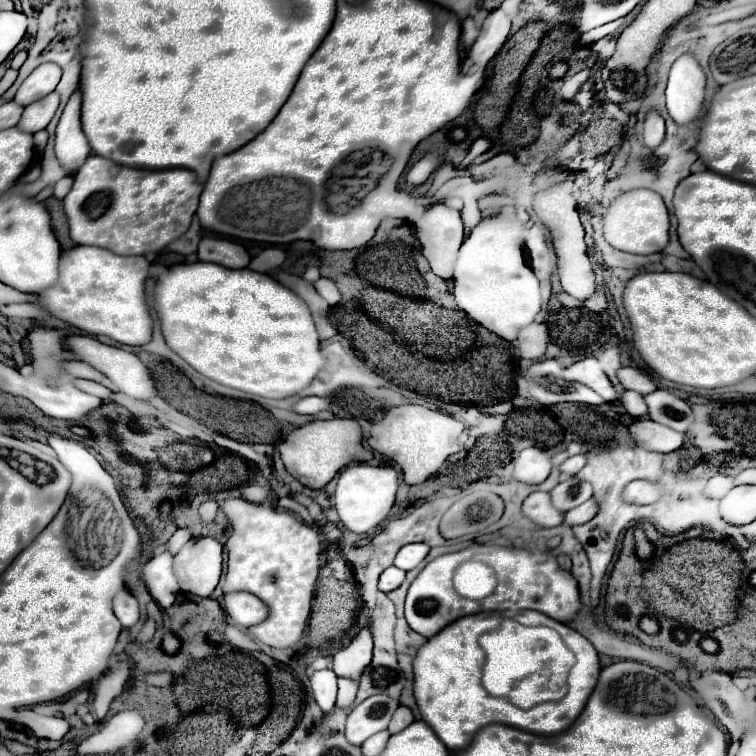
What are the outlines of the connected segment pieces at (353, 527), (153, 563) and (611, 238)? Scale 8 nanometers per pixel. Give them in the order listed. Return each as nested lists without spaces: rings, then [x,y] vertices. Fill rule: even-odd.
[[[354,463],[348,465],[340,471],[338,475],[338,485],[334,493],[334,507],[340,515],[340,521],[354,533],[372,533],[390,513],[394,505],[398,489],[398,475],[396,471],[386,465],[386,467],[372,467],[366,463]]]
[[[166,551],[166,559],[150,559],[142,571],[142,579],[150,591],[158,591],[158,605],[168,609],[178,595],[178,581],[172,573],[172,555]]]
[[[634,189],[616,197],[608,211],[604,213],[604,239],[620,251],[636,253],[636,255],[650,255],[658,253],[668,243],[668,209],[662,197],[650,189]]]

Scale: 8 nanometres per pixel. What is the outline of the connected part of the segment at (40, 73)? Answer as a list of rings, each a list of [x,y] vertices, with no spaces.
[[[42,63],[38,65],[28,77],[26,81],[20,85],[14,101],[22,107],[30,105],[32,101],[38,101],[42,97],[46,97],[50,91],[56,89],[58,81],[60,81],[62,69],[56,63]]]

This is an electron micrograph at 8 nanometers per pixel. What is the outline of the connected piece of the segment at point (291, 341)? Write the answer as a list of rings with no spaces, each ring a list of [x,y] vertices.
[[[182,263],[156,281],[154,307],[166,345],[204,377],[232,389],[268,399],[286,399],[300,393],[322,369],[320,341],[308,305],[294,291],[252,269],[226,269],[218,263]]]

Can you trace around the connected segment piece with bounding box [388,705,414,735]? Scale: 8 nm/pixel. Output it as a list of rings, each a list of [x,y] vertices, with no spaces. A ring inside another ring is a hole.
[[[400,705],[398,709],[396,709],[396,713],[394,713],[394,717],[392,717],[392,721],[390,721],[390,727],[388,727],[388,731],[394,735],[394,733],[400,733],[402,729],[406,729],[410,723],[414,721],[414,715],[412,715],[412,711],[408,709],[408,707],[404,707],[404,705]]]

